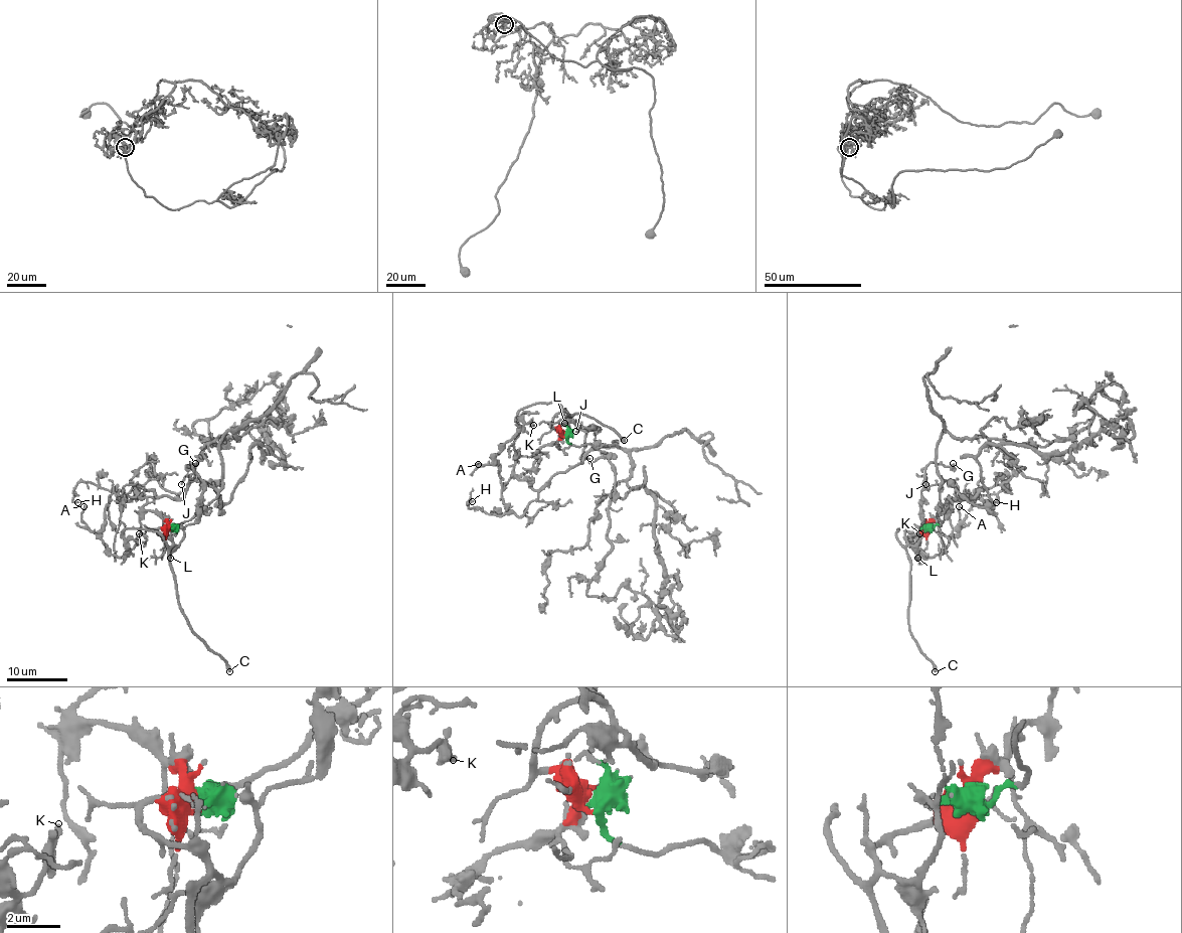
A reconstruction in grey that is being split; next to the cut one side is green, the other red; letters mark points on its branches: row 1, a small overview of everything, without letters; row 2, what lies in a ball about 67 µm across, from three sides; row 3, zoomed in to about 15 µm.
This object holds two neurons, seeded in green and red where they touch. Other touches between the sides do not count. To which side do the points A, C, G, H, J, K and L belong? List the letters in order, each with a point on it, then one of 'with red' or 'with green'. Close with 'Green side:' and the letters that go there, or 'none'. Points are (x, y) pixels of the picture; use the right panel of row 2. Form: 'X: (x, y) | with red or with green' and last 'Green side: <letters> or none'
A: (959, 506) | with red
C: (935, 671) | with red
G: (953, 463) | with red
H: (996, 502) | with green
J: (925, 484) | with red
K: (919, 533) | with red
L: (917, 558) | with red
Green side: H

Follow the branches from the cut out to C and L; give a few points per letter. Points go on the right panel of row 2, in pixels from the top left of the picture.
C: (931, 529), (921, 529), (906, 538), (908, 629), (936, 671)
L: (931, 529), (921, 529), (906, 538), (917, 559)

